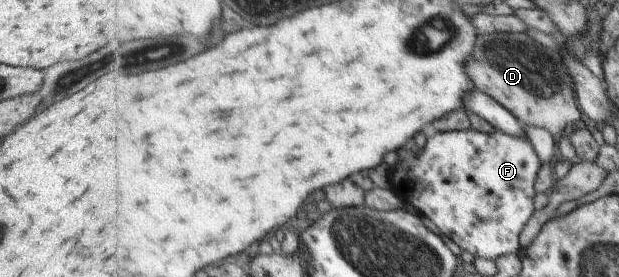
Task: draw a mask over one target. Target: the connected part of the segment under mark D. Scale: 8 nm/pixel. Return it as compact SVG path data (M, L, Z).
M491 33L481 35L476 42L474 57L468 60L466 70L477 89L493 96L507 106L523 124L545 128L556 140L581 125L581 118L586 110L581 106L581 99L576 91L574 76L570 73L562 54L554 48L538 43L527 33Z

